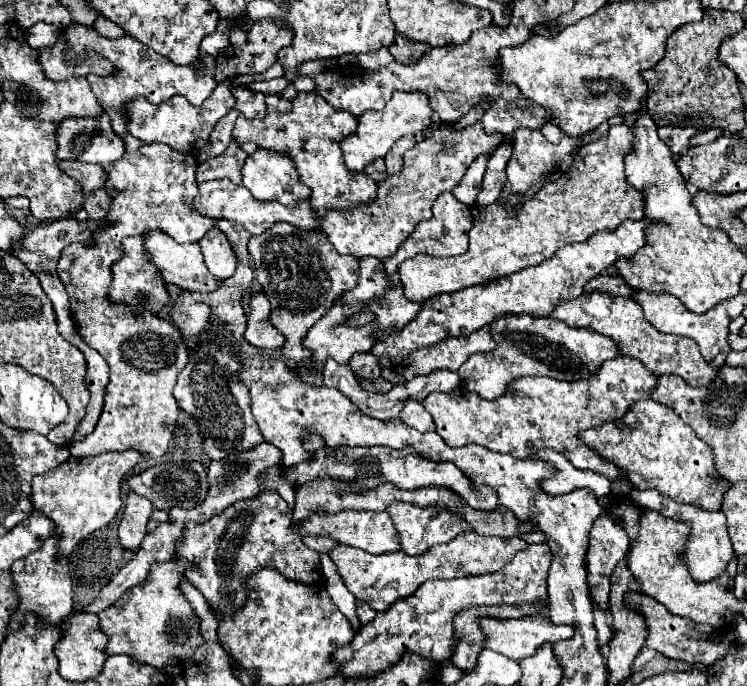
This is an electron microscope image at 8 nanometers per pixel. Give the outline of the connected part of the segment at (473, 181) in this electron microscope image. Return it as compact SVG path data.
M480 154L480 156L468 166L468 170L466 170L466 174L462 176L462 180L458 182L458 186L454 186L452 194L454 194L460 202L464 202L464 204L468 204L468 206L474 204L476 194L480 192L482 176L484 176L484 170L480 170L480 168L484 168L484 166L488 164L488 158L490 158L490 154L486 154L486 156Z

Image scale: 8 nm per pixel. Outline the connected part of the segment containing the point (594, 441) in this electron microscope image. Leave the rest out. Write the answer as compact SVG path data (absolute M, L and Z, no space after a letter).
M638 400L618 422L604 422L602 426L584 430L578 438L600 458L620 468L624 478L612 480L610 492L614 496L628 494L630 490L658 490L674 502L698 506L702 510L718 510L722 504L722 492L728 486L714 480L710 448L664 404Z

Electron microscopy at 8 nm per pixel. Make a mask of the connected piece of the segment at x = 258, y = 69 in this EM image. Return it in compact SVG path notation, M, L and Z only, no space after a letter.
M254 22L254 26L248 32L248 40L242 48L236 46L228 46L224 50L220 50L218 58L216 58L216 72L214 72L214 80L216 82L224 82L230 76L238 76L238 74L262 74L266 72L274 62L276 62L276 54L280 48L290 46L292 44L292 30L288 30L288 26L284 26L284 22Z

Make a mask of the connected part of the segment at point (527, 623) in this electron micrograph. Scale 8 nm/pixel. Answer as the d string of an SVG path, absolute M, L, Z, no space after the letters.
M534 614L532 618L518 618L518 620L498 620L490 616L480 616L480 628L484 634L484 648L490 648L494 652L500 652L512 660L528 658L536 652L536 648L544 642L556 642L564 638L572 638L572 626L556 626L548 618L548 614Z

